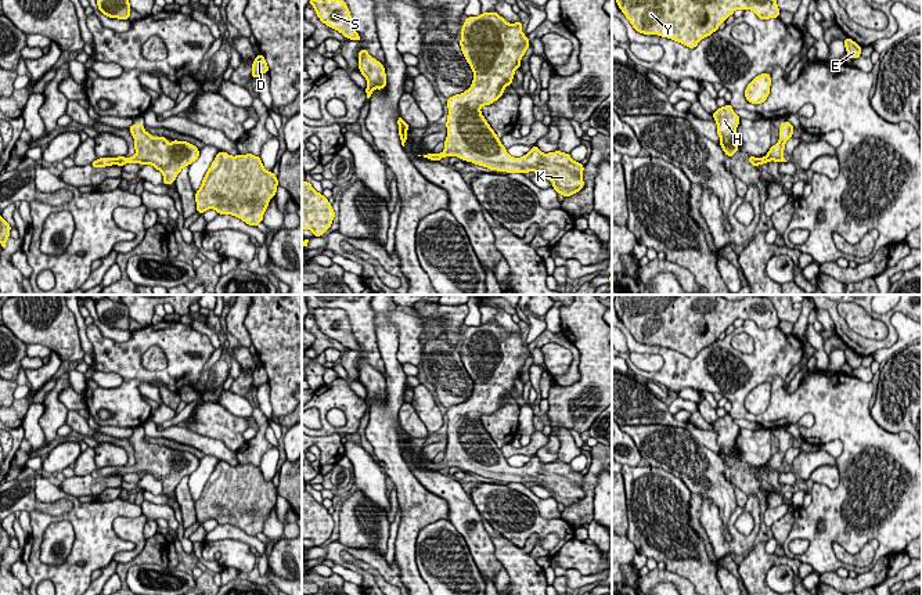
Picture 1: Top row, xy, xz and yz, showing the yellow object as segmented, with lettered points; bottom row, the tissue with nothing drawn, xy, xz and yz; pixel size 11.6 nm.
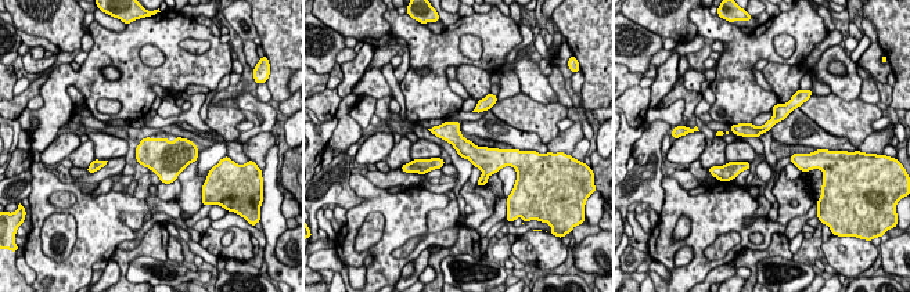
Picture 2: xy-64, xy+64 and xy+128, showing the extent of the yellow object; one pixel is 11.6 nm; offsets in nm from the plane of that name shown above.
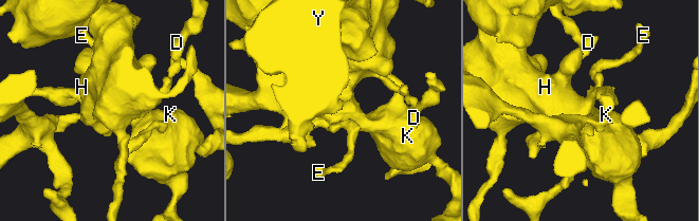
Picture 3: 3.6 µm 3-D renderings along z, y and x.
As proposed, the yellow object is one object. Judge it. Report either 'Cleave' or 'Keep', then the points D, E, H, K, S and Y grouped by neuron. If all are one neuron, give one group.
Keep. Groups: D E H K S Y

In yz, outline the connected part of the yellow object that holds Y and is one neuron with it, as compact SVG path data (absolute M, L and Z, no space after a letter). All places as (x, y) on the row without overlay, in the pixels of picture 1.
M616 295L615 309L637 342L667 347L689 358L716 342L735 320L752 320L763 331L779 327L774 304L760 296L734 302L720 295Z

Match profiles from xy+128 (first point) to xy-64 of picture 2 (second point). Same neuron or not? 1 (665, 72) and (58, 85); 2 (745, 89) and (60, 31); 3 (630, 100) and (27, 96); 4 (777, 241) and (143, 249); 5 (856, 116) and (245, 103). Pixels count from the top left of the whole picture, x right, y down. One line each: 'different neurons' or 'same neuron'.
1: different neurons
2: different neurons
3: same neuron
4: same neuron
5: different neurons

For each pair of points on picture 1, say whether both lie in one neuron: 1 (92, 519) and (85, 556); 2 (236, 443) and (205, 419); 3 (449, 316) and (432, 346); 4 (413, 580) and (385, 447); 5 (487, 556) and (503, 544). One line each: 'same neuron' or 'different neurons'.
1: same neuron
2: same neuron
3: different neurons
4: same neuron
5: different neurons

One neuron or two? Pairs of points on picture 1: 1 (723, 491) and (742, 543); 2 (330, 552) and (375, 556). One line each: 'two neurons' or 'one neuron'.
1: two neurons
2: one neuron

